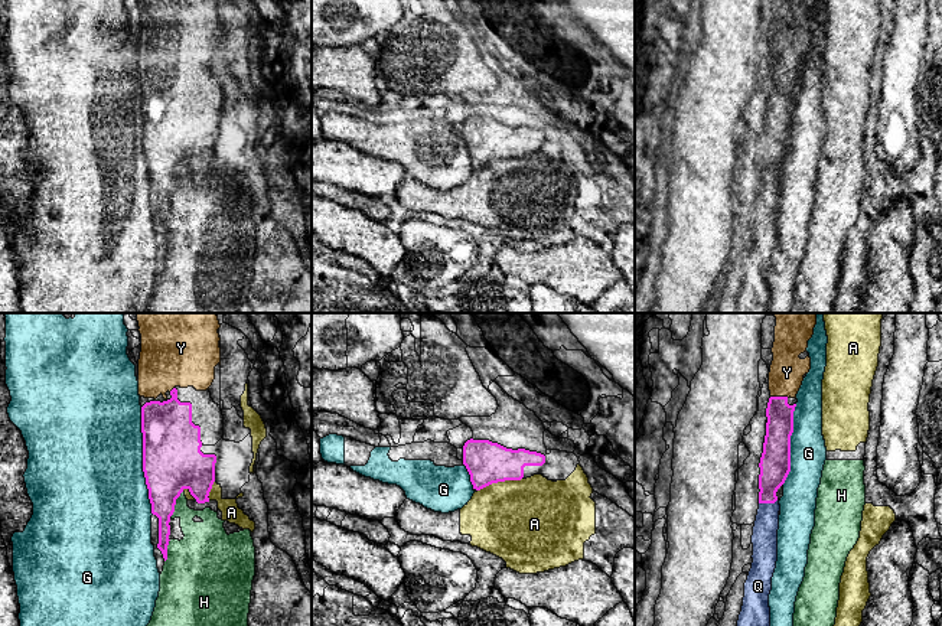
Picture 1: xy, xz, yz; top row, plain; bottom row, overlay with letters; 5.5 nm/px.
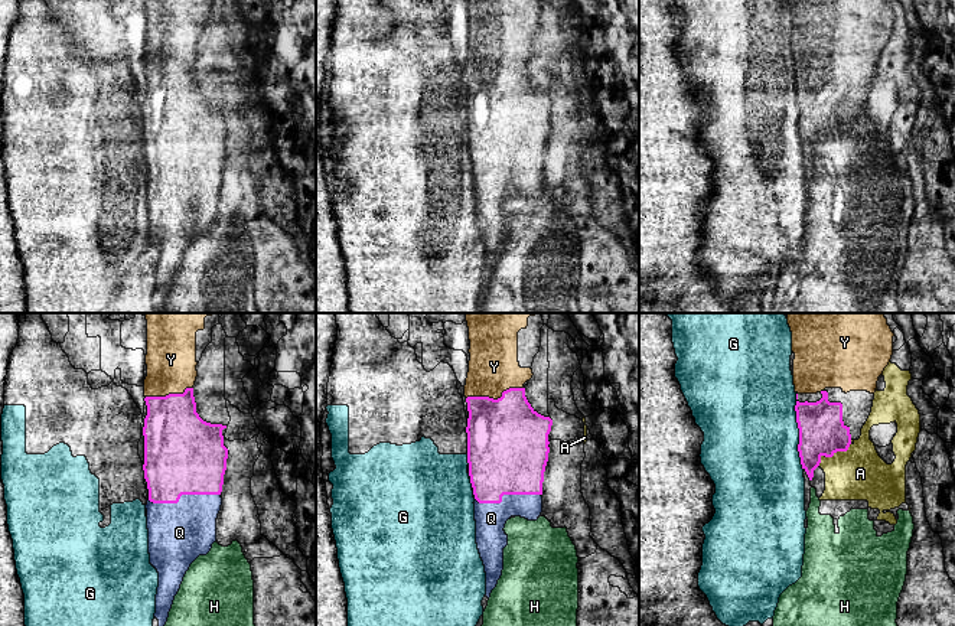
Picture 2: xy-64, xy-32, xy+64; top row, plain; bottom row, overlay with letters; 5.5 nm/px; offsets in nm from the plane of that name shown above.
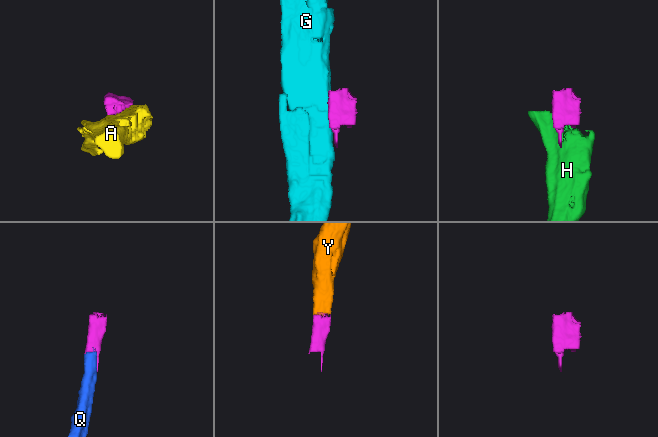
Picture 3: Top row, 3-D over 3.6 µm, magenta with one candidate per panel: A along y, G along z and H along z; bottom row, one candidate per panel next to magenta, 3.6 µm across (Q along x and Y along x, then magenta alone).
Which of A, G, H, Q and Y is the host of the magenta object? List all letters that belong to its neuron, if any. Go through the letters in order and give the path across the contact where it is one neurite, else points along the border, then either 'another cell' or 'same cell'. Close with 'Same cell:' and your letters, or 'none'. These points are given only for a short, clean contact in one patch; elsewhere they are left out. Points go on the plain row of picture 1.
A: another cell
G: another cell
H: border xy (182, 168), (176, 176), (175, 188), (169, 194); another cell
Q: same cell
Y: same cell
Same cell: Q, Y

